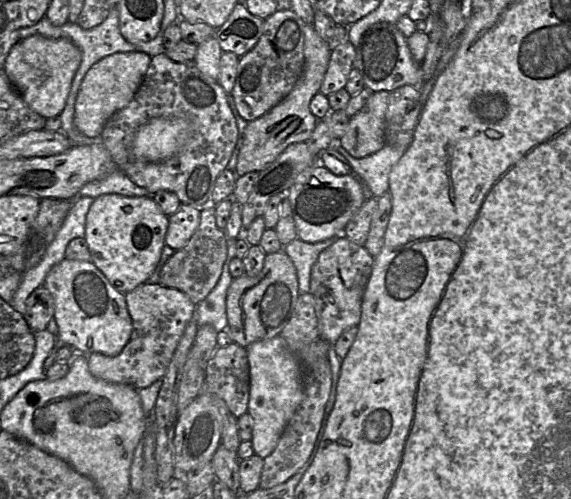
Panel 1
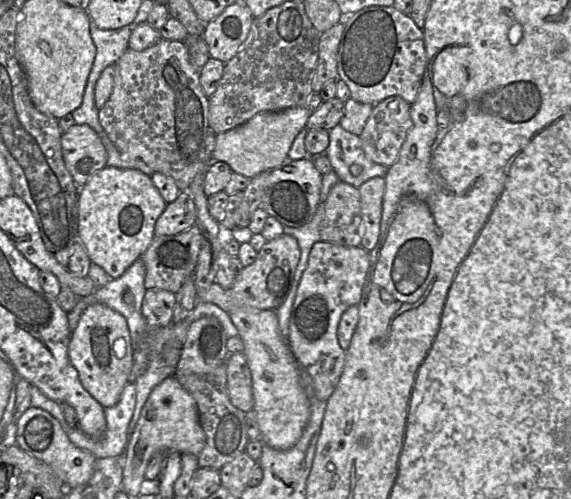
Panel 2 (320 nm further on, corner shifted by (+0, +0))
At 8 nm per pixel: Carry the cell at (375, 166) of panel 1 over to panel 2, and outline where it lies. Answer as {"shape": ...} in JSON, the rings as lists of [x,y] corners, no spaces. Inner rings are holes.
{"shape":[[[339,124],[329,130],[329,146],[325,154],[340,181],[356,188],[373,177],[384,177],[388,170],[388,167],[370,161],[362,149],[359,136],[346,131]],[[354,163],[362,166],[359,176],[350,173],[350,166]]]}

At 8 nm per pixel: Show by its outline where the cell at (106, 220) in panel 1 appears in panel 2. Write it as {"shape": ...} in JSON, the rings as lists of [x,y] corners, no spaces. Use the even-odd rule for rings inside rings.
{"shape":[[[105,166],[80,187],[77,234],[90,261],[118,278],[153,241],[154,227],[167,203],[151,177],[136,169]]]}

